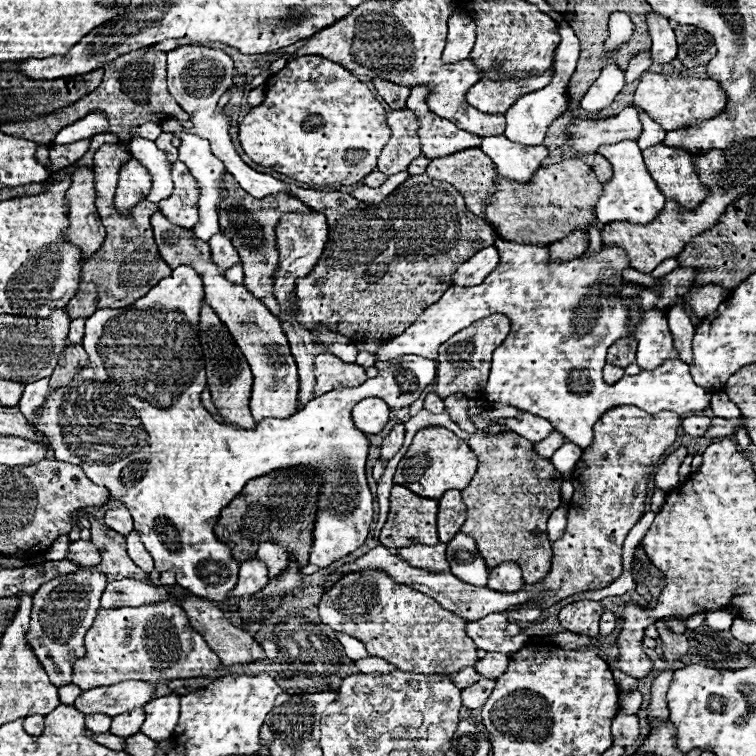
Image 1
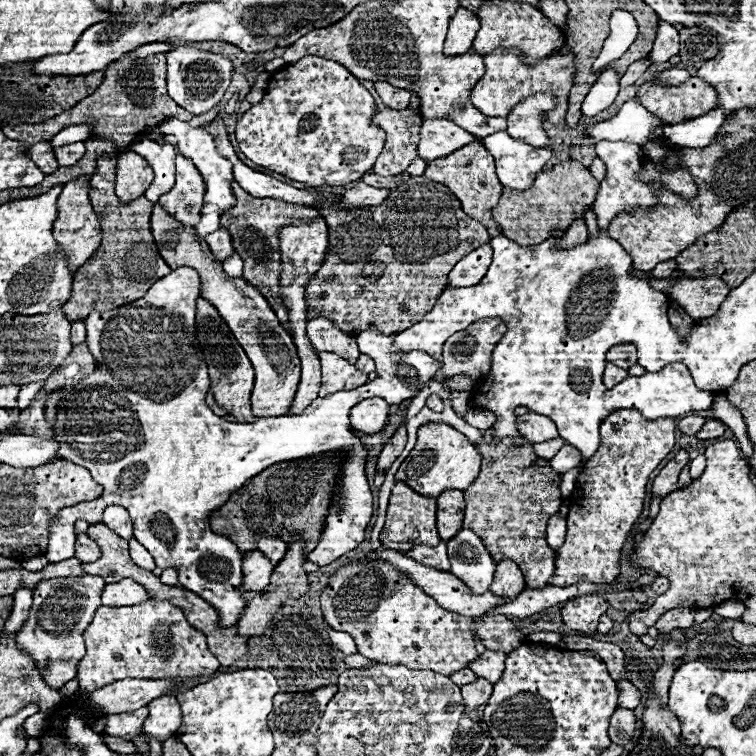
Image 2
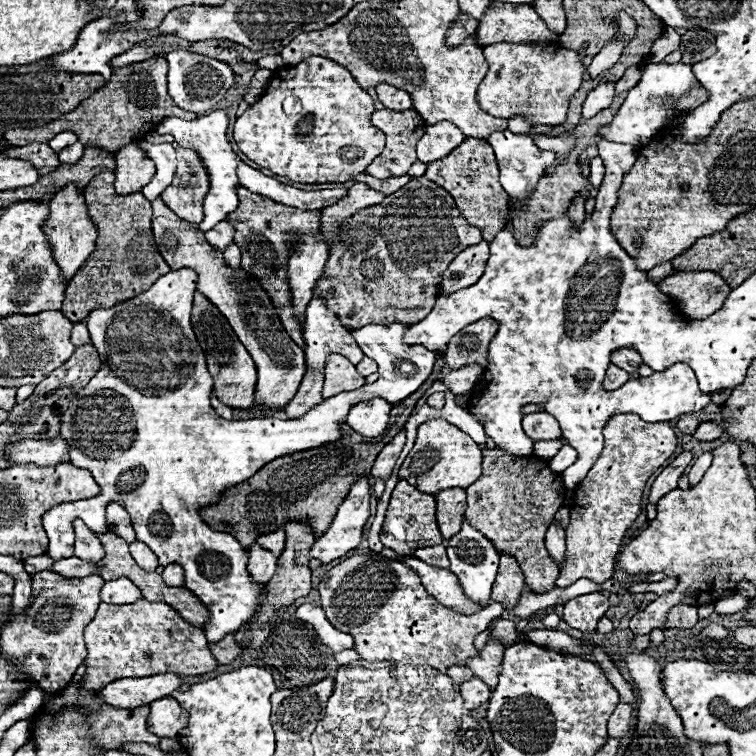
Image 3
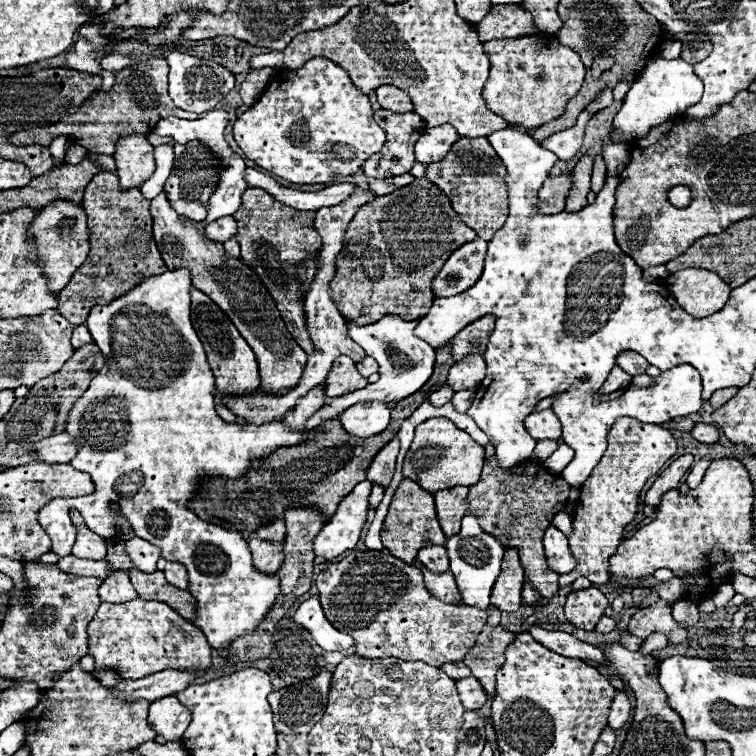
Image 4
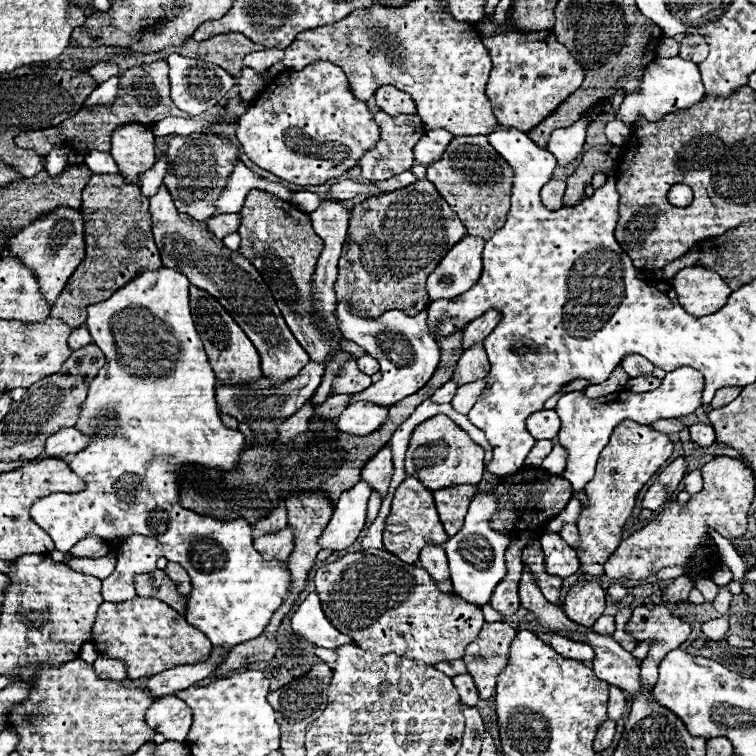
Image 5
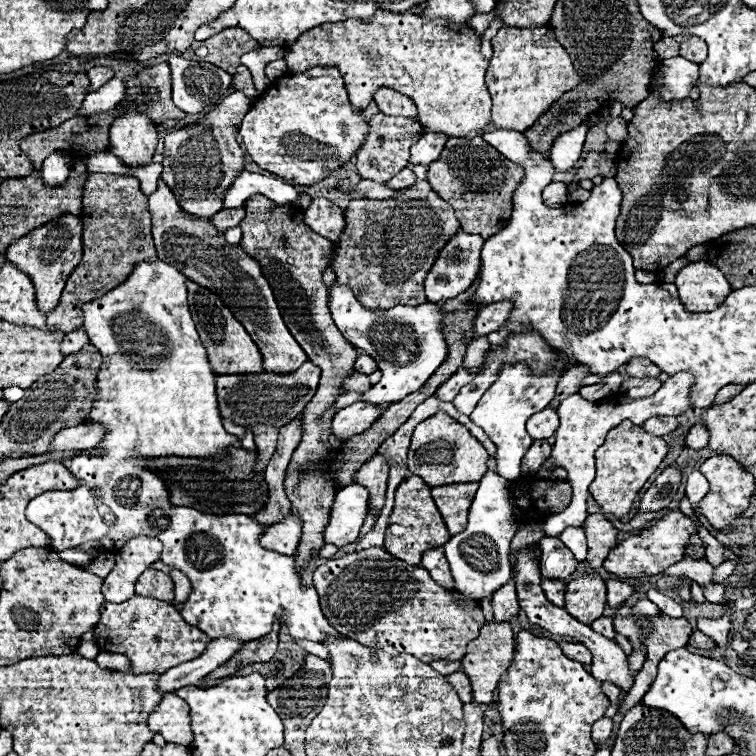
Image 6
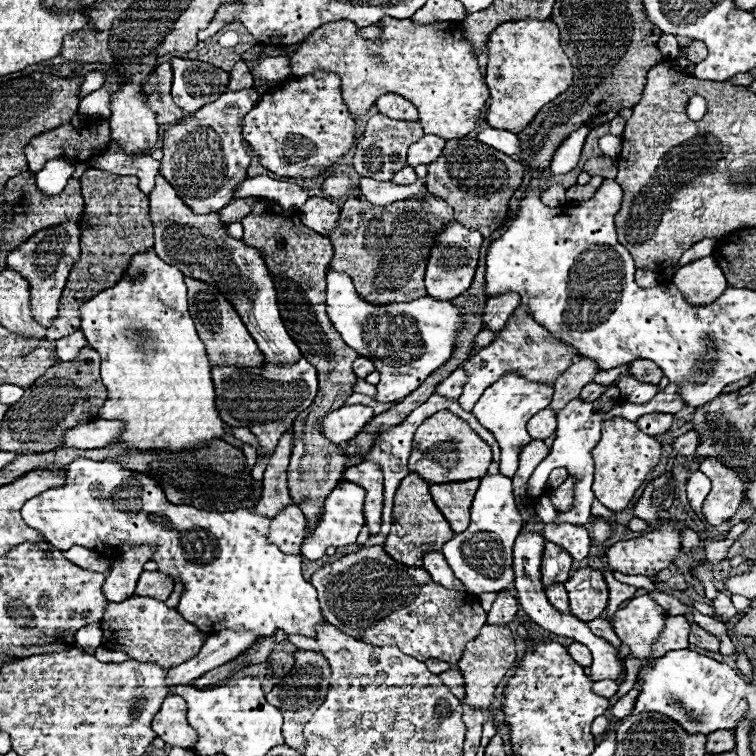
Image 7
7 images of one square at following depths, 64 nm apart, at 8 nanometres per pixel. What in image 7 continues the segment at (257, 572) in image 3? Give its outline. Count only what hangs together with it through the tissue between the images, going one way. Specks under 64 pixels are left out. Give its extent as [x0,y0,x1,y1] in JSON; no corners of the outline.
[268,506,306,554]

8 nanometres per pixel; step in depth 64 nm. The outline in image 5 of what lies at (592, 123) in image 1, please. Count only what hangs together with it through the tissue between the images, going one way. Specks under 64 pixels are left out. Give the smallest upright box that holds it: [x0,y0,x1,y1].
[616,56,704,128]

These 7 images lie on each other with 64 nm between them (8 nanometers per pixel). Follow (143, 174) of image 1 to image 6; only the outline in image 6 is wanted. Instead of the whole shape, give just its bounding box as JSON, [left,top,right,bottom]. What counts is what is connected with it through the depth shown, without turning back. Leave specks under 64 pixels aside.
[110,108,156,168]

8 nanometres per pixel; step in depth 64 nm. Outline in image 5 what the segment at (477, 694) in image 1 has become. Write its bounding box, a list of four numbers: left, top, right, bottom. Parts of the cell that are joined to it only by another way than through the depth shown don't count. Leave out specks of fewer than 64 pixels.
[452,674,480,706]

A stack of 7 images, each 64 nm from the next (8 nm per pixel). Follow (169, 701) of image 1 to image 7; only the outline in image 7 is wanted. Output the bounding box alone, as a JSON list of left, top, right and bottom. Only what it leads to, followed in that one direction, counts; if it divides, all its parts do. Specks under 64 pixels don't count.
[152,696,198,750]

